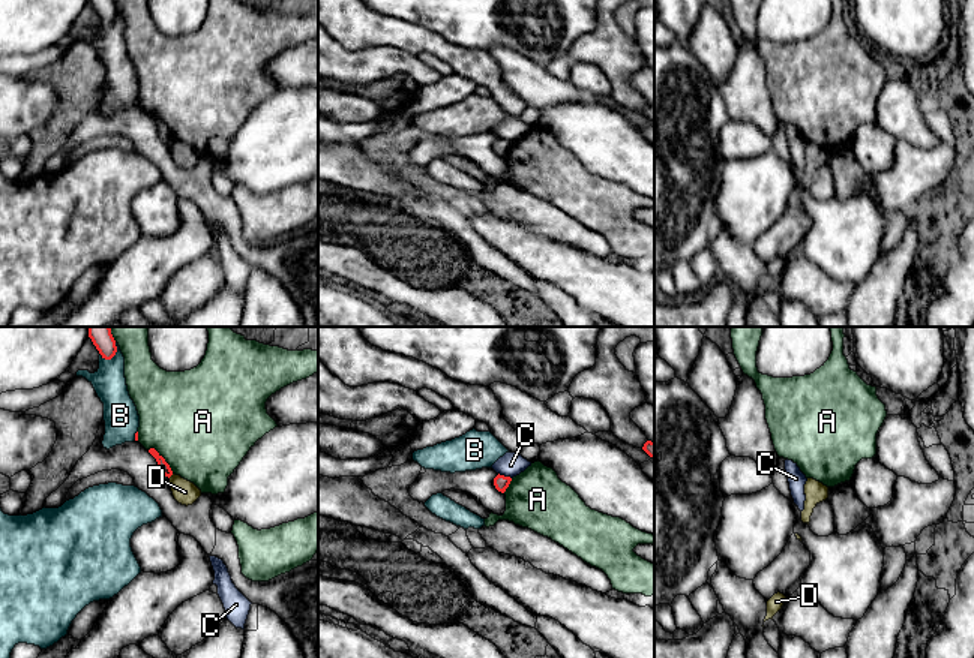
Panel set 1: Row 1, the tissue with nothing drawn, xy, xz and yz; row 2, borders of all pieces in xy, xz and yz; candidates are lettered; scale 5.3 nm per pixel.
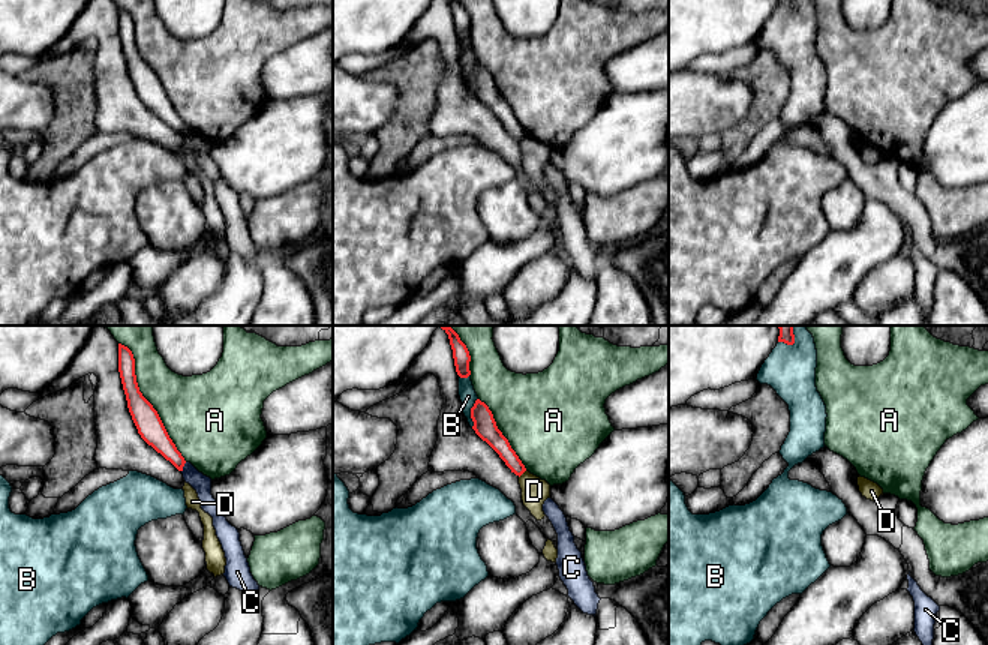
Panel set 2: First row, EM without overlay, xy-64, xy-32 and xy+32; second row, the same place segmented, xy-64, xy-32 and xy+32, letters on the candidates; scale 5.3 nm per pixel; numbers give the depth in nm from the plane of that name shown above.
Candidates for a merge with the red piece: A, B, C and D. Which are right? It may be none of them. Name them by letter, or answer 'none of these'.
none of these

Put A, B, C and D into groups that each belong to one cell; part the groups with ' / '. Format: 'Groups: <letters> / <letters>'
Groups: A / B / C / D

